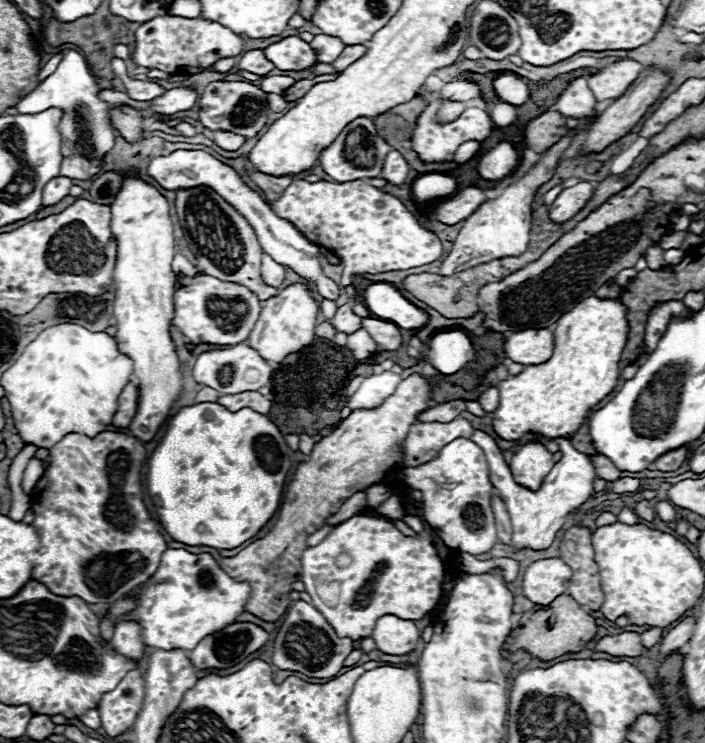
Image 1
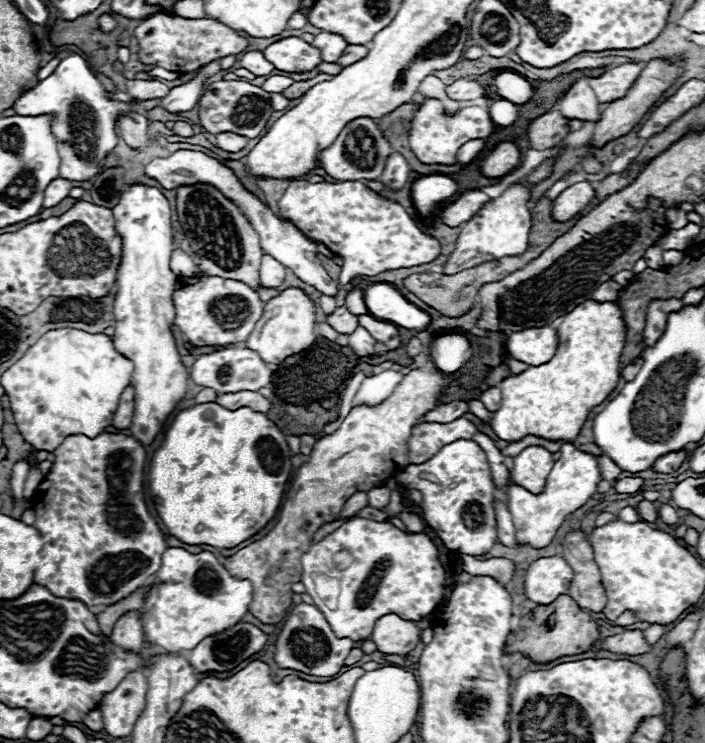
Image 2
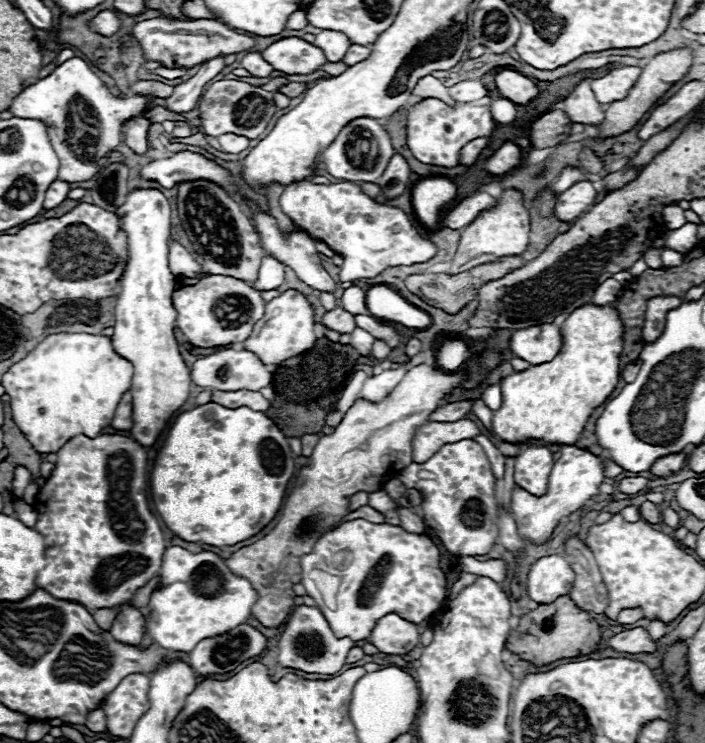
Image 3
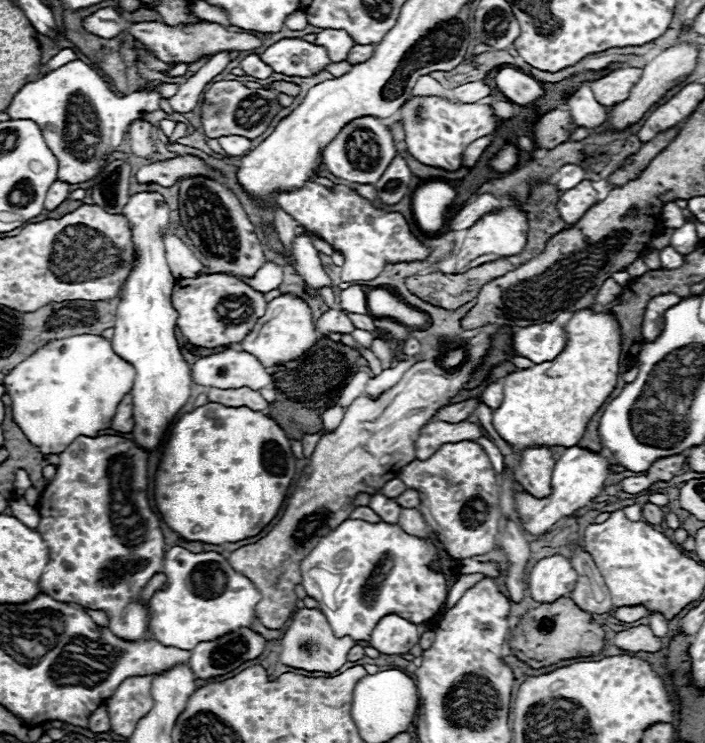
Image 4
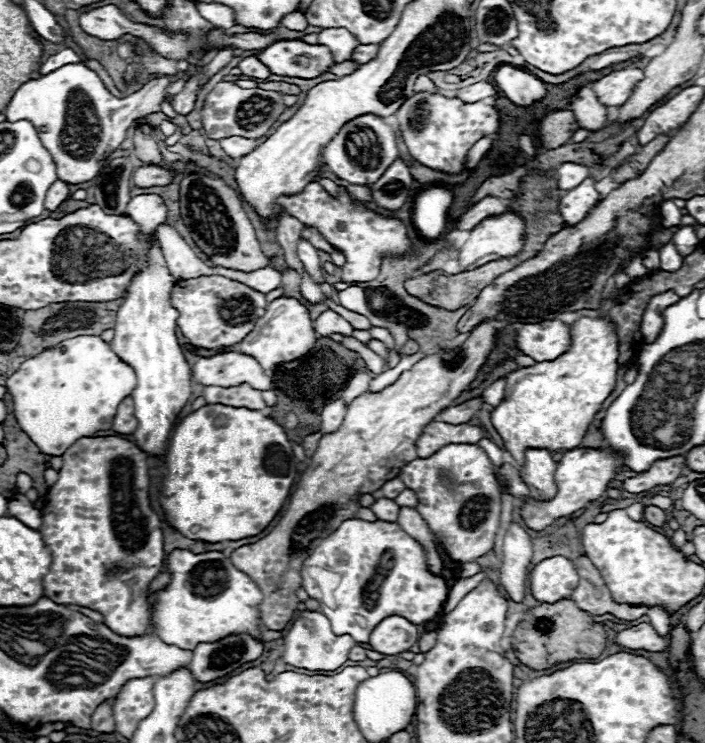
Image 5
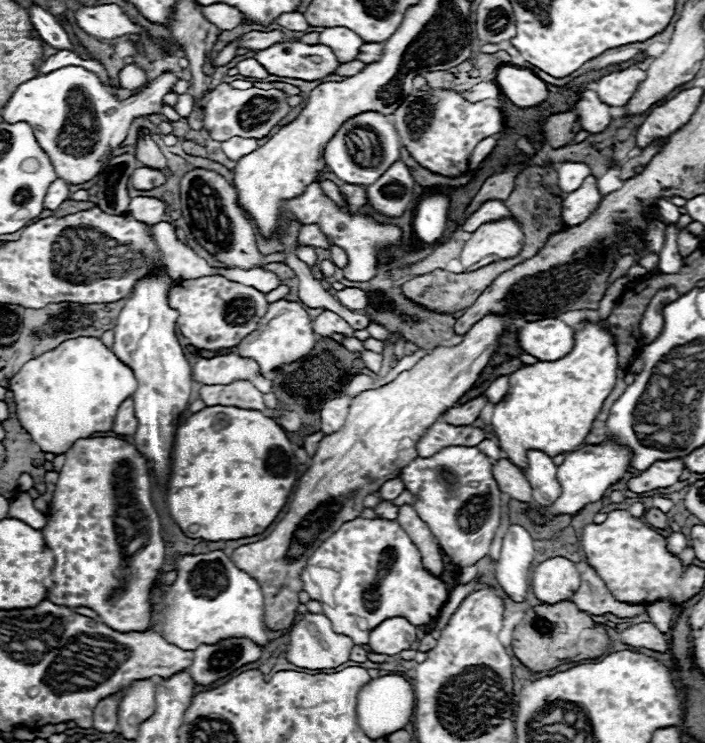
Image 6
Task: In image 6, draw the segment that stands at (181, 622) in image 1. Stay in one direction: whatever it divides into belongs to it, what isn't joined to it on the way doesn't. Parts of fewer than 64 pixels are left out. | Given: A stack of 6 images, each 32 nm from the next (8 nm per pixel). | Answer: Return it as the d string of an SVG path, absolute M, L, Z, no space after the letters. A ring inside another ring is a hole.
M222 550L196 556L178 556L176 570L178 570L176 582L170 586L170 590L162 596L162 602L156 606L162 616L160 634L168 642L176 644L182 650L194 650L200 644L218 644L218 640L228 640L234 636L254 640L254 644L258 644L260 648L270 644L264 624L264 596L258 582L250 574L236 568L236 564Z

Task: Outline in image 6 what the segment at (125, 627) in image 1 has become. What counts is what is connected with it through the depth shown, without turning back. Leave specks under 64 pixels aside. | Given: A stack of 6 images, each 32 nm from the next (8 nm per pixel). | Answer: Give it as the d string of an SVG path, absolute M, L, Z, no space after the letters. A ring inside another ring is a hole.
M80 438L68 452L66 452L66 462L60 470L60 478L56 482L56 490L54 490L54 498L52 498L52 506L48 510L48 524L42 528L44 538L48 542L48 546L54 550L56 556L56 566L50 574L52 586L48 590L48 598L54 600L54 604L62 604L62 606L86 606L90 610L94 610L100 620L114 628L116 632L130 632L130 630L148 630L150 622L152 622L152 586L158 578L158 574L162 572L162 564L164 564L164 540L162 540L162 532L160 532L160 518L152 506L150 500L150 474L148 474L148 464L144 460L144 456L134 448L134 444L128 444L120 438Z

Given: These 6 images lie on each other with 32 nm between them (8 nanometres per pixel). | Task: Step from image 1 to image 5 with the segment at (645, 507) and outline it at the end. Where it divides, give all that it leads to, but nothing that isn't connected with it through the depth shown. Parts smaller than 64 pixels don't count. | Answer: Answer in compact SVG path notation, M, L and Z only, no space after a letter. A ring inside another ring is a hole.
M648 506L648 508L644 508L644 518L652 524L652 526L664 526L666 524L666 512L664 510L660 510L660 508L656 508L656 506Z

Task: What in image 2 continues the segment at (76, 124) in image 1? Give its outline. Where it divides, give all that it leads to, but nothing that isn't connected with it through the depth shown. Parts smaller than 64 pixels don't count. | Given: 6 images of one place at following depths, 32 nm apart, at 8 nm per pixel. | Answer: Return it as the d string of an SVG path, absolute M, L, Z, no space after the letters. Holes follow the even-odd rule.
M72 54L64 58L58 68L34 88L22 92L14 102L12 110L18 116L42 116L54 114L52 132L58 140L60 154L60 178L64 180L90 180L102 170L102 162L110 150L118 144L118 118L136 110L136 104L142 100L132 98L130 102L110 100L106 88L100 84L88 62Z

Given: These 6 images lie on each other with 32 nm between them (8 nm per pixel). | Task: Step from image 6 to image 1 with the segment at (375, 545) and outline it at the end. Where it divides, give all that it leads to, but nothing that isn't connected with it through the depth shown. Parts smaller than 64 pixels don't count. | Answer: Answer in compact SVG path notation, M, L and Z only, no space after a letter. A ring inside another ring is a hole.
M356 514L342 524L338 524L320 544L310 546L302 554L302 574L300 580L306 586L306 592L312 596L312 604L326 616L330 626L338 632L338 636L346 636L352 640L368 638L374 630L378 616L386 612L394 612L404 620L420 620L430 614L442 598L442 582L444 582L444 566L438 558L438 552L432 542L422 536L404 536L388 518L374 518ZM316 580L320 582L338 582L338 598L334 606L328 606L316 592Z

